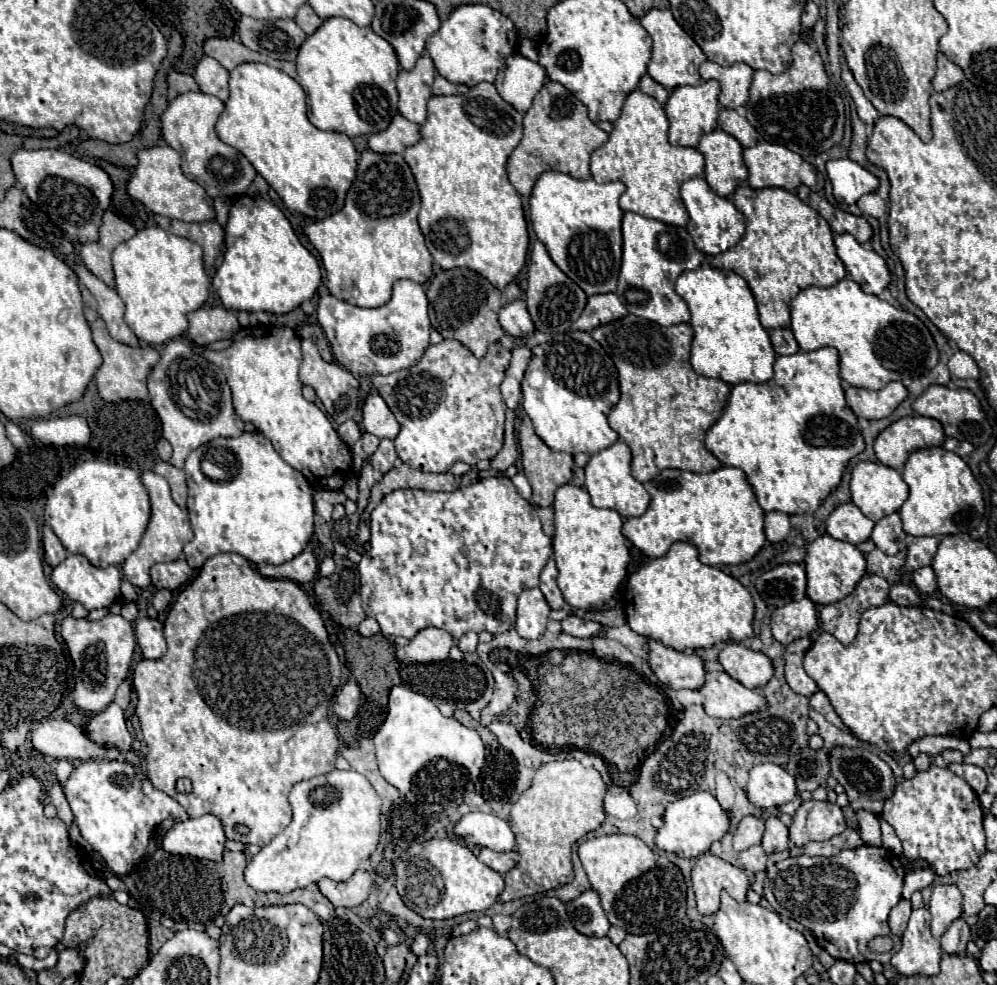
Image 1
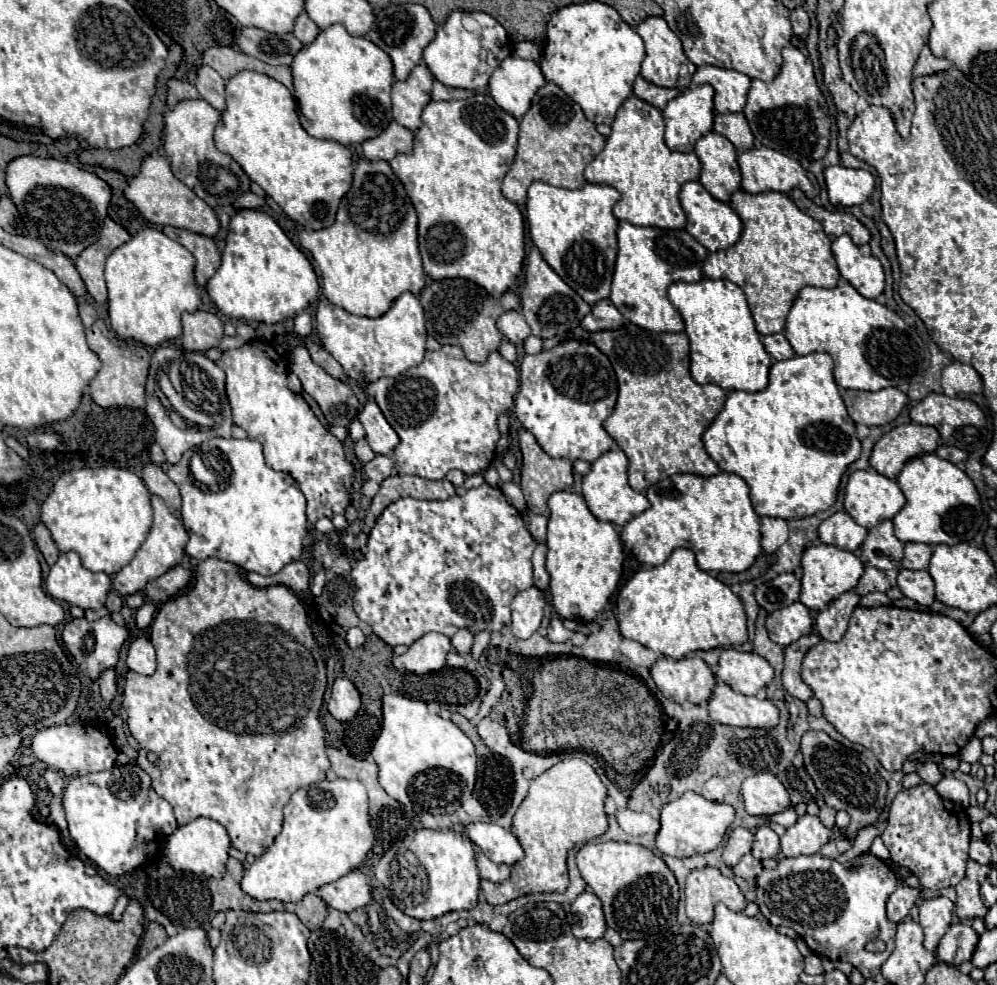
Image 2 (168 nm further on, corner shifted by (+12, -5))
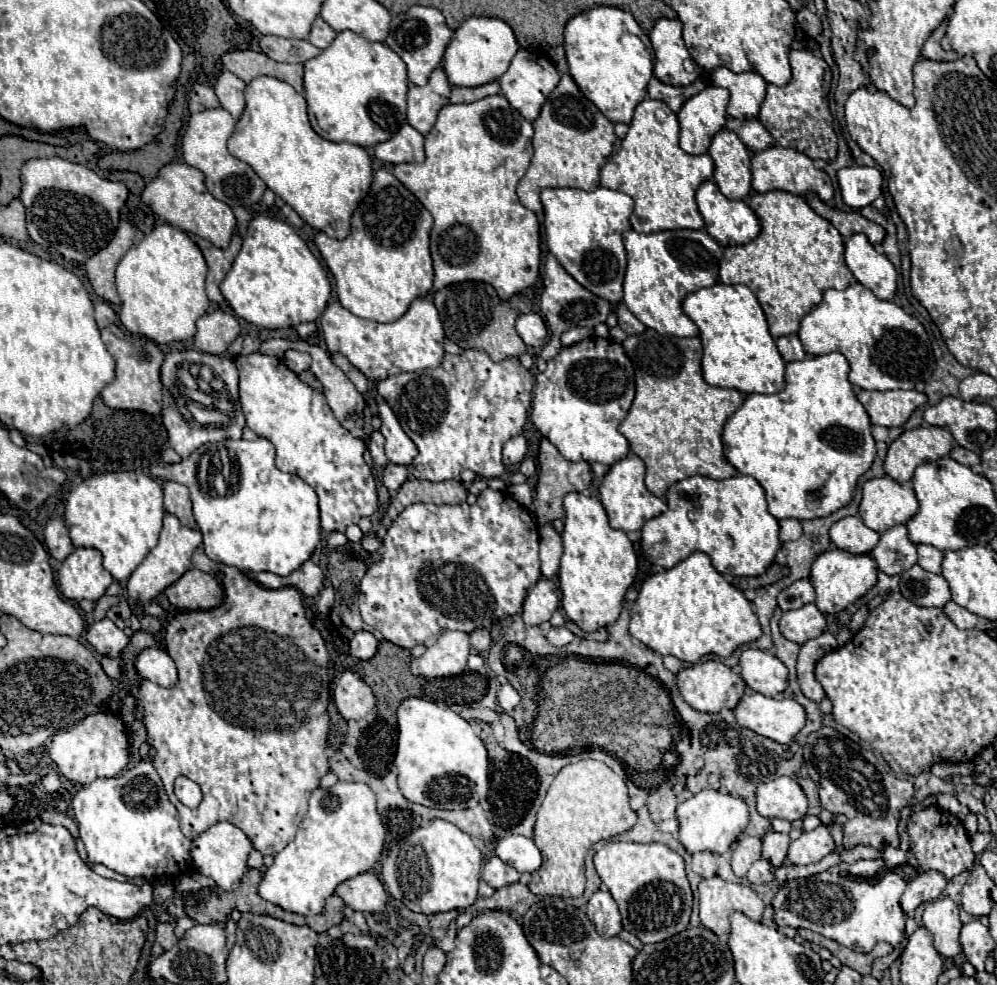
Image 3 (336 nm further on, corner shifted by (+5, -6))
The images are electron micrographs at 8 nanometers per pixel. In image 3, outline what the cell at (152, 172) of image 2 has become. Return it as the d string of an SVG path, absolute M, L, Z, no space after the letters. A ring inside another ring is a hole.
M171 162L167 166L163 166L159 170L157 178L153 178L145 186L145 190L141 194L141 200L157 216L167 220L169 224L173 224L173 226L177 226L177 228L181 228L189 234L201 236L217 248L227 248L229 242L231 242L231 236L233 236L233 230L235 230L233 210L225 202L221 202L221 200L217 200L209 194L209 190L205 188L203 172L199 172L193 166L187 166L187 164L181 164L181 162Z

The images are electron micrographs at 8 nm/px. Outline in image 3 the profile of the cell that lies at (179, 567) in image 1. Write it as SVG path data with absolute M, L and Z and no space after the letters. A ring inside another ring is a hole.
M193 568L171 584L165 596L179 610L209 610L221 604L223 588L215 576Z

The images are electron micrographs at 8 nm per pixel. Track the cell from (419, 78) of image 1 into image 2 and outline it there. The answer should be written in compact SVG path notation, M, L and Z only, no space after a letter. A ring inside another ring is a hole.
M420 63L410 71L408 79L394 81L392 85L394 119L410 131L416 131L422 125L420 113L430 101L432 81L432 73L424 63Z

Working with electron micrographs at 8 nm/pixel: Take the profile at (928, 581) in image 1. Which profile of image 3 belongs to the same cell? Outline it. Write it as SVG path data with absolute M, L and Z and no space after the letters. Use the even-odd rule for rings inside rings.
M913 566L911 570L901 574L901 594L917 606L935 606L943 608L951 600L949 584L943 576L931 574L921 566Z

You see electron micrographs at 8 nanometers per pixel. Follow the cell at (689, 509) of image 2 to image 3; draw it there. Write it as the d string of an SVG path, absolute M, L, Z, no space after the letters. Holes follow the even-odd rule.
M691 476L673 484L665 496L667 512L645 522L641 530L641 546L653 564L663 568L673 568L693 552L705 552L713 560L713 568L721 574L731 576L761 576L775 560L781 548L779 540L779 520L767 510L765 490L753 476L733 476L727 480L713 480L707 476Z

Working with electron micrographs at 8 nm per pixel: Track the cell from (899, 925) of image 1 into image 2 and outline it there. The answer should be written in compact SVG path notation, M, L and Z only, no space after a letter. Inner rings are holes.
M900 885L900 887L890 895L890 899L888 899L888 903L886 903L888 919L890 919L892 923L900 923L900 921L908 915L908 911L912 909L912 905L916 903L918 895L920 895L918 889L910 889L910 887L906 887L906 885Z

